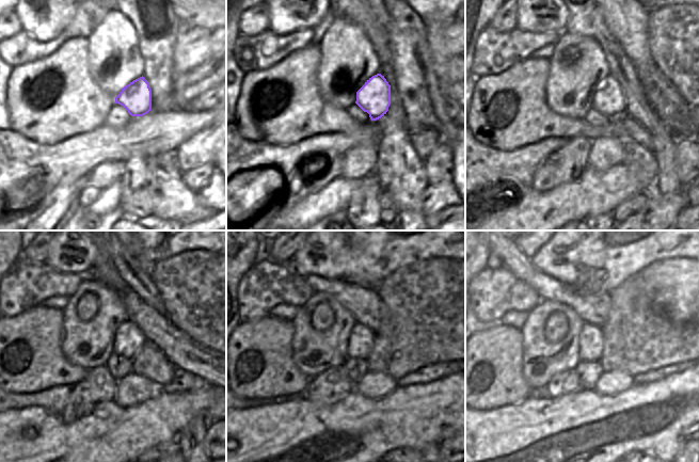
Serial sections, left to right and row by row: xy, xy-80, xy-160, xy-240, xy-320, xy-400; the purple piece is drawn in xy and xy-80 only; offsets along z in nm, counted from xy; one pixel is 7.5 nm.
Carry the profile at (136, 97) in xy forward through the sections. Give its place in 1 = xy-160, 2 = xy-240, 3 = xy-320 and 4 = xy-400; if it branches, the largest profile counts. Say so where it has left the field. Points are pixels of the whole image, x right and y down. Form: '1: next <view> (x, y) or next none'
1: next xy-160 (608, 99)
2: next xy-240 (128, 339)
3: next xy-320 (361, 341)
4: next xy-400 (591, 339)

